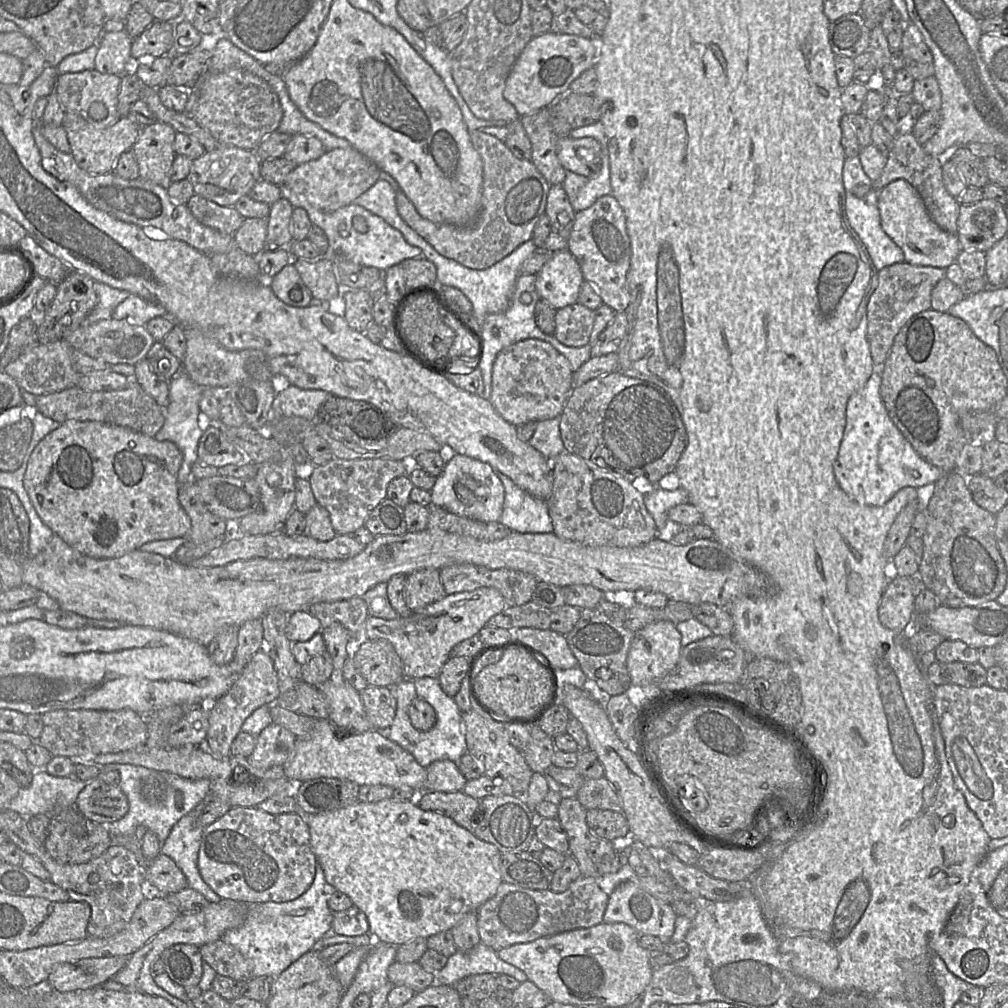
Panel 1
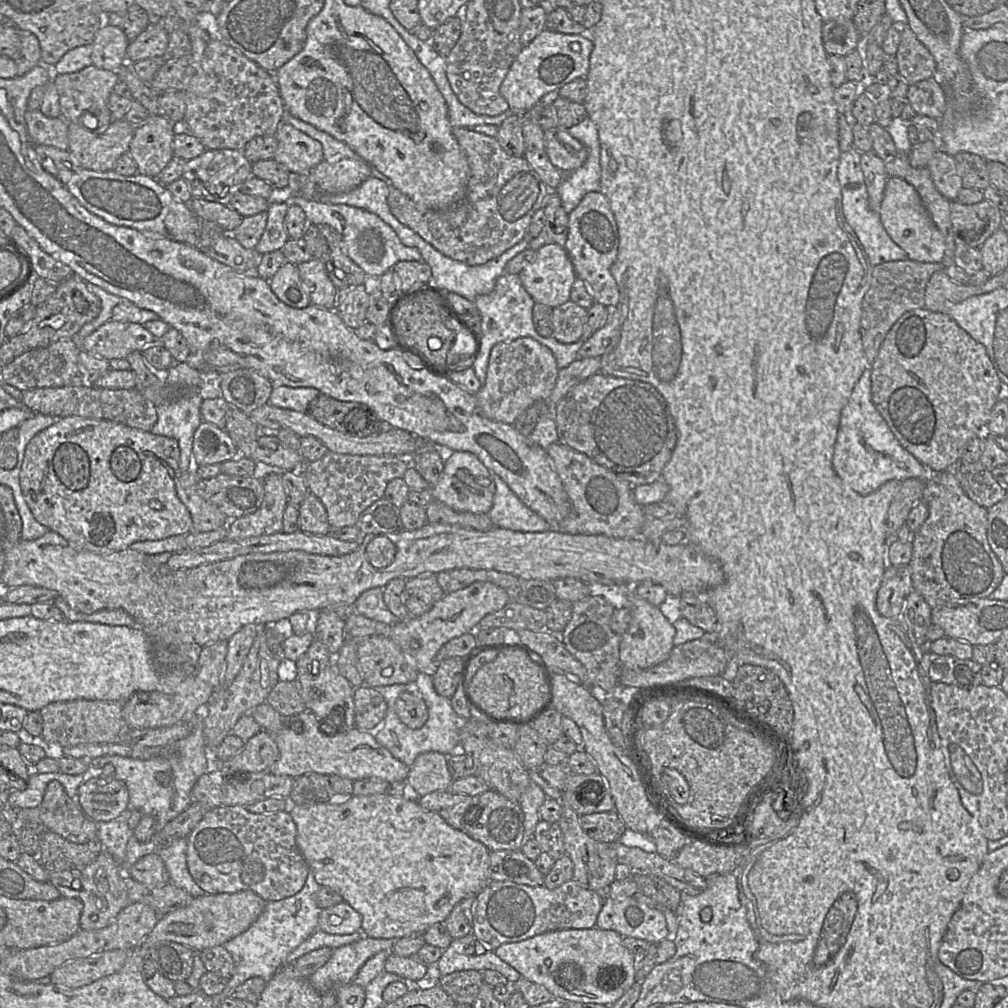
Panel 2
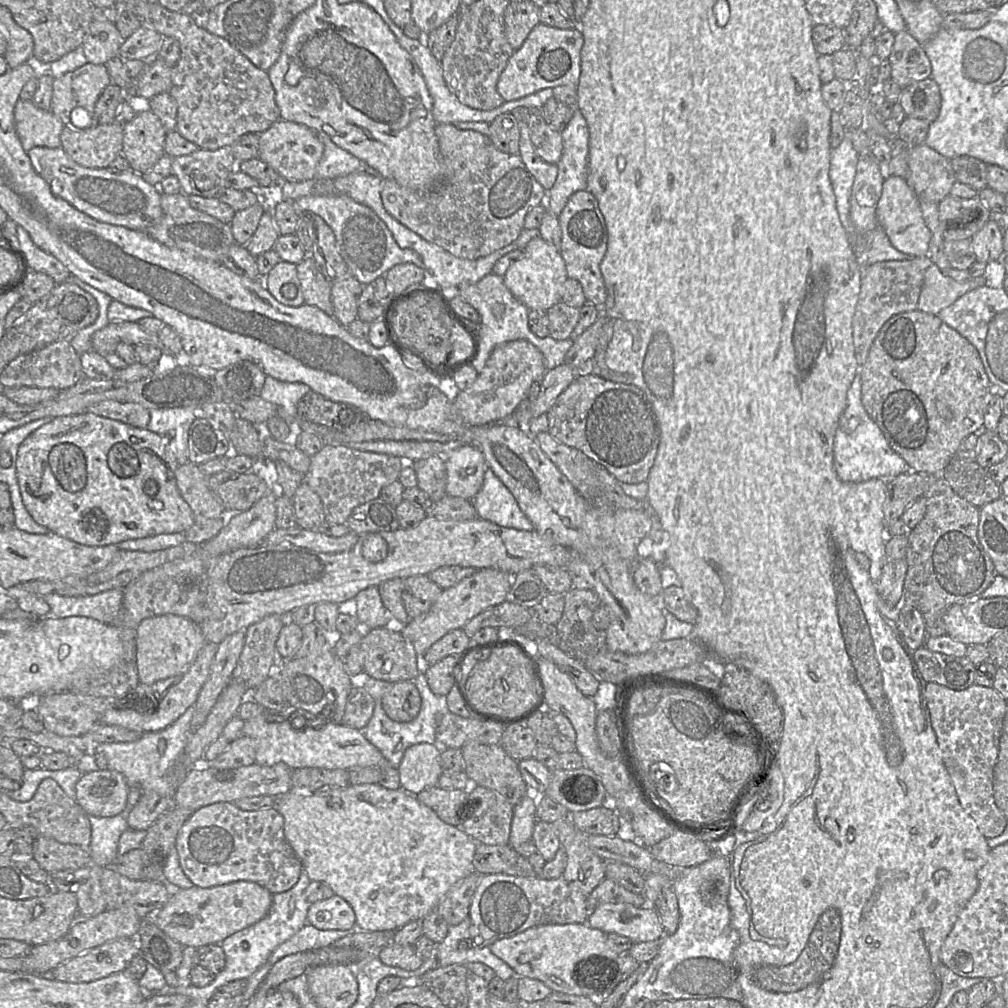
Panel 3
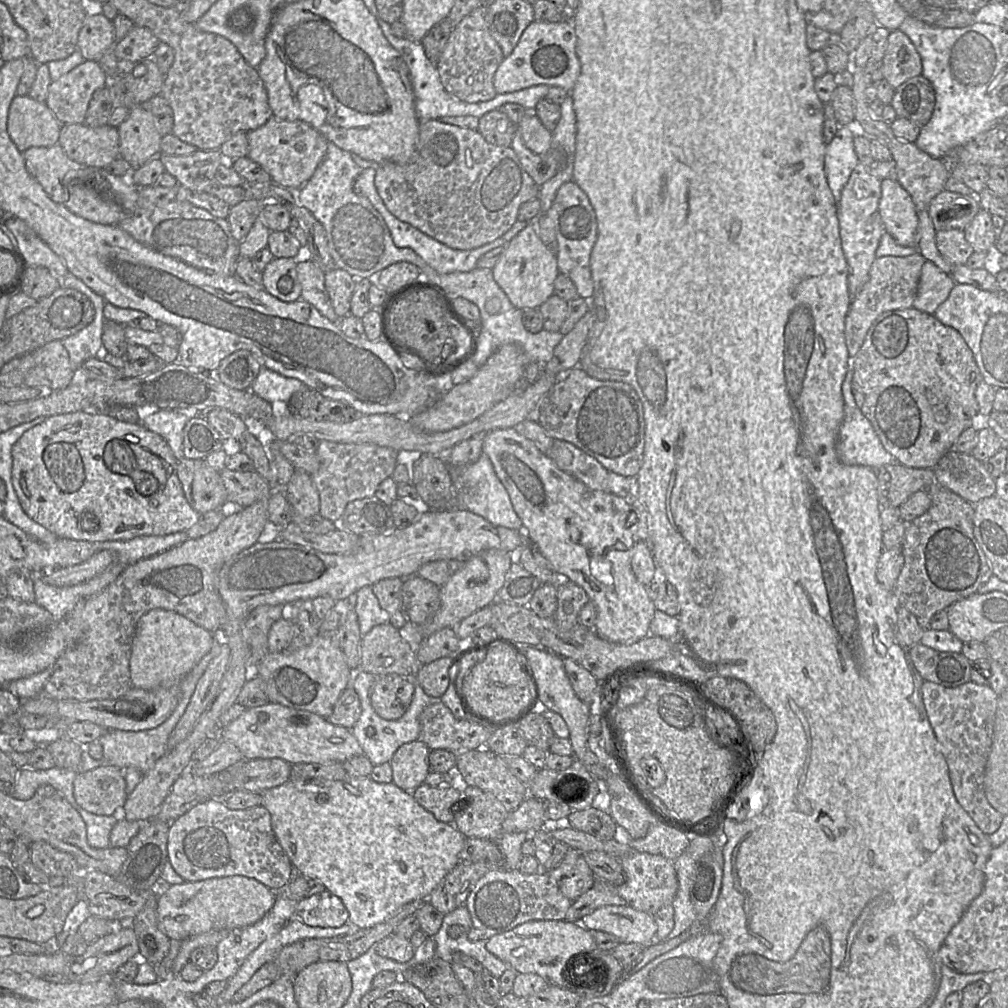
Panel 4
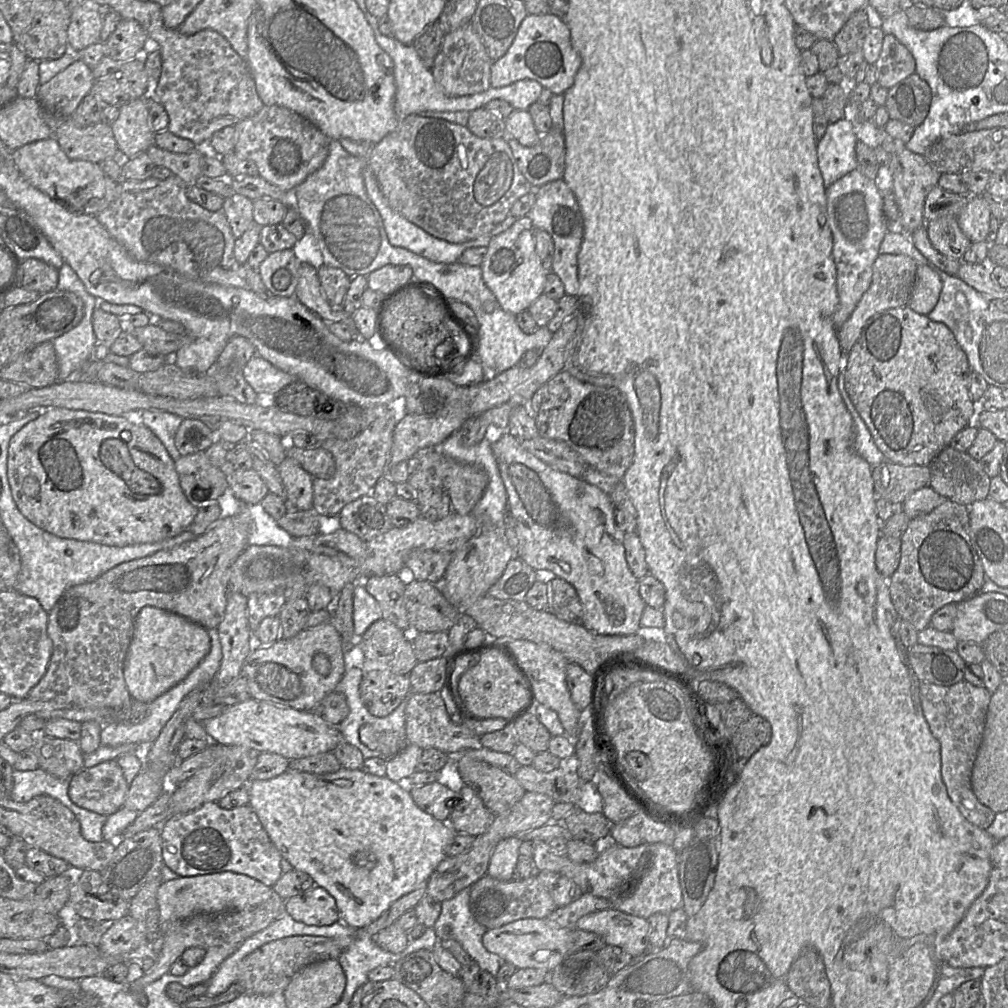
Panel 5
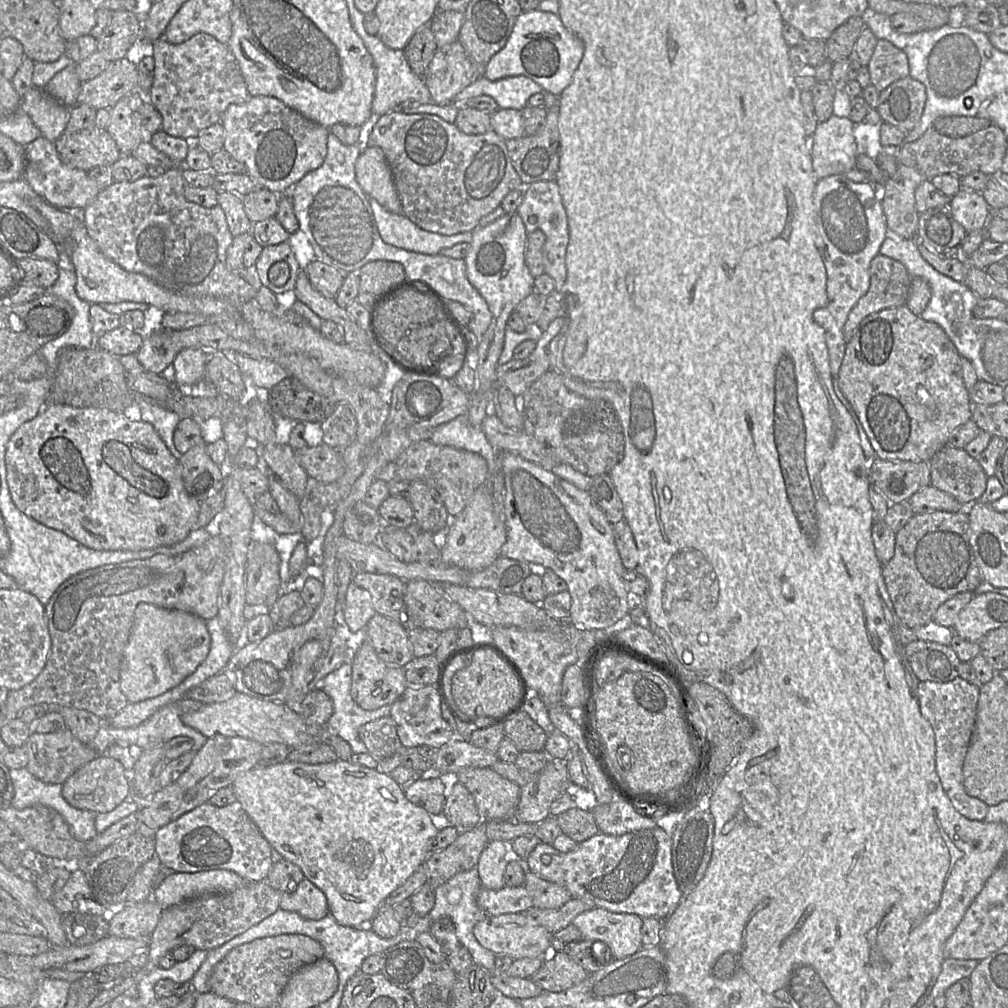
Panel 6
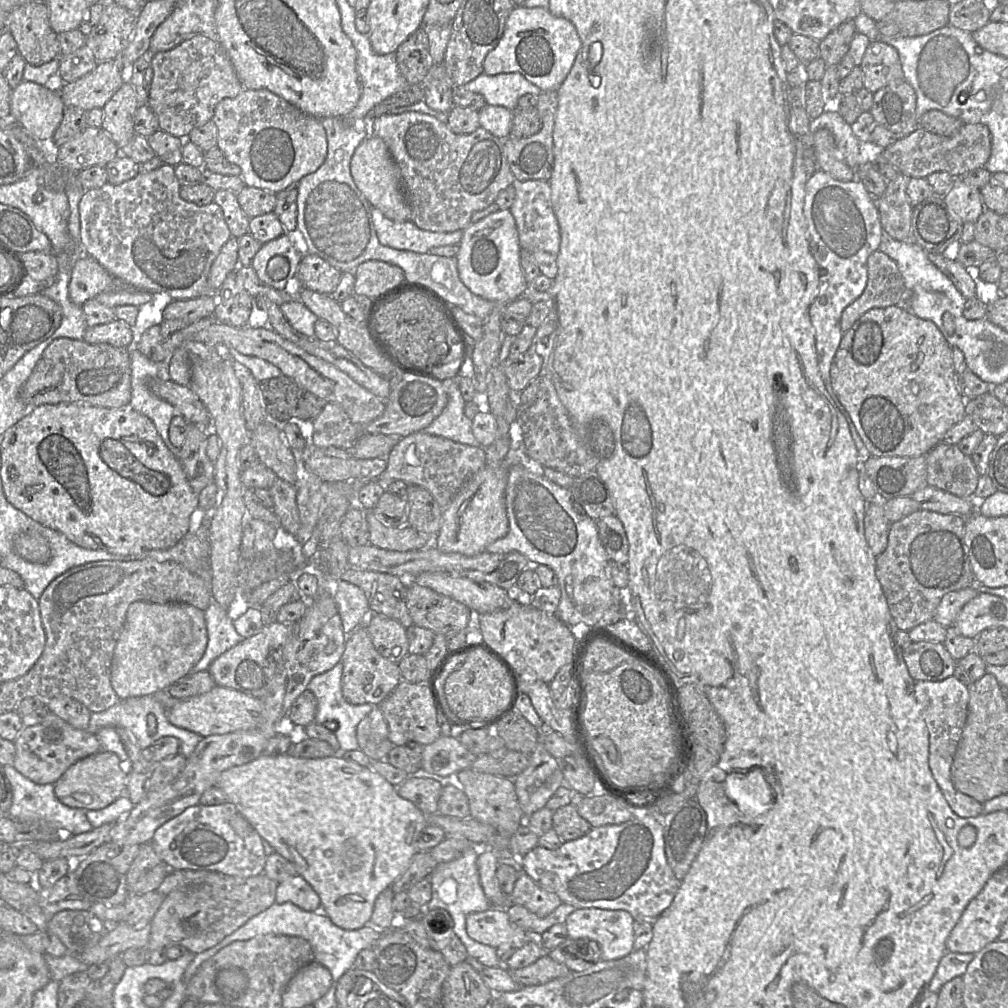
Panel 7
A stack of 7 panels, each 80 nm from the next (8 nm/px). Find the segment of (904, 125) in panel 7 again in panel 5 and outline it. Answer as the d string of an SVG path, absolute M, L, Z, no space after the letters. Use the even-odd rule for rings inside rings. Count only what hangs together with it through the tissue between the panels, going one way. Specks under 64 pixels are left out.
M914 73L888 90L884 106L890 119L917 127L928 115L931 100L930 86Z

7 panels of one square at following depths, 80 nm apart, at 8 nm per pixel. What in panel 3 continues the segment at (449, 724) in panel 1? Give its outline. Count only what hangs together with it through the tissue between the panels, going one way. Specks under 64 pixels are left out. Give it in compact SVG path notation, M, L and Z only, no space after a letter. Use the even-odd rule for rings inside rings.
M422 672L413 681L422 699L420 712L413 721L404 723L391 720L386 715L382 707L382 698L392 688L393 683L376 680L371 677L362 677L358 681L361 681L361 686L371 695L375 701L373 715L369 723L360 731L364 737L380 751L390 766L397 769L403 758L404 752L410 746L419 743L435 745L437 715L442 715L450 711L445 703L445 697L437 696L431 691L426 677Z

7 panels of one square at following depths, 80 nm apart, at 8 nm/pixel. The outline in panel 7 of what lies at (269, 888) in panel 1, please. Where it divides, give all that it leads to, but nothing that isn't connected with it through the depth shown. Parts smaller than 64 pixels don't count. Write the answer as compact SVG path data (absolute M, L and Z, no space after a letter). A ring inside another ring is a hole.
M230 802L188 807L155 831L152 846L171 870L205 870L238 877L264 873L267 858L262 837Z

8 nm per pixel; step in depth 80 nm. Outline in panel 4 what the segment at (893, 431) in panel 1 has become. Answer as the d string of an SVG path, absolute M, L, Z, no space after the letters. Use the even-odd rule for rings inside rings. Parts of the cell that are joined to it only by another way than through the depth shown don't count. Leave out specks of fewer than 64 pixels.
M849 368L842 384L844 417L838 429L836 452L839 460L846 465L867 466L879 469L895 462L895 458L884 448L871 422L861 412L852 392L853 371Z

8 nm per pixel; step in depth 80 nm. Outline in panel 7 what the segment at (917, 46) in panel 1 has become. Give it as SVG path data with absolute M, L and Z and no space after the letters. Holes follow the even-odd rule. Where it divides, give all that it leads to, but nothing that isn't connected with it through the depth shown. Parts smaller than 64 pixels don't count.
M881 40L870 42L860 67L864 88L873 94L896 80L904 79L898 51Z

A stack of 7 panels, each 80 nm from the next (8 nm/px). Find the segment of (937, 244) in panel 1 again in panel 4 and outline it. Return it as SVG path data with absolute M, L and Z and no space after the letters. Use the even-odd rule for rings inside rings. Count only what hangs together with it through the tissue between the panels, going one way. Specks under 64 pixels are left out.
M896 179L881 181L878 208L885 231L901 246L916 246L917 209L910 194Z

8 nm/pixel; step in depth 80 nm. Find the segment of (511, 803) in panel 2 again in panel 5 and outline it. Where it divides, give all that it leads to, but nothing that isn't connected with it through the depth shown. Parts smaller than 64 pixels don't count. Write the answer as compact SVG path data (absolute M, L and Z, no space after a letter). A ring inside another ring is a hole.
M464 785L462 789L457 793L455 801L449 801L448 806L453 803L451 807L451 813L449 817L449 826L456 833L468 834L473 837L477 837L485 833L495 819L495 815L486 808L478 794L467 785Z

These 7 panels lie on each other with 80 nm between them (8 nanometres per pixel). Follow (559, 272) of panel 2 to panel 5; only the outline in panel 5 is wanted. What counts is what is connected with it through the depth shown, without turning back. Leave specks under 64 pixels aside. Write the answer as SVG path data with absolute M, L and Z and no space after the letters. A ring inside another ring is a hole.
M527 216L516 219L506 231L493 236L480 268L486 286L500 307L513 315L526 311L543 294L547 271L535 250L534 226Z

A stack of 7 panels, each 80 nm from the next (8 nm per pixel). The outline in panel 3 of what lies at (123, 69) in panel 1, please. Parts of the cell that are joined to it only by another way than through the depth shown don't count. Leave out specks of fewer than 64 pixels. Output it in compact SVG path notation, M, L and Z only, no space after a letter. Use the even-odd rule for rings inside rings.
M97 16L91 23L82 46L89 63L104 65L113 57L119 56L123 41L114 23Z

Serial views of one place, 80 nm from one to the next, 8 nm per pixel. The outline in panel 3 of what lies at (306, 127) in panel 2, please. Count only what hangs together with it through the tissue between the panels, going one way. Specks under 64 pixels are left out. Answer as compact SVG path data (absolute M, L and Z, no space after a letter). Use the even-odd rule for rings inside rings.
M316 132L324 144L324 153L317 167L318 178L335 179L360 172L361 160L337 146L324 132Z

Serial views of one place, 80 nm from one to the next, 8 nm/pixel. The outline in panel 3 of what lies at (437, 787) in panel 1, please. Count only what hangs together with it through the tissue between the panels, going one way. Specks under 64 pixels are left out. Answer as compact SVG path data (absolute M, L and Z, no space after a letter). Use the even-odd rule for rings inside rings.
M419 743L406 749L397 768L404 791L417 795L427 788L437 786L439 777L443 774L440 765L442 749L449 748Z

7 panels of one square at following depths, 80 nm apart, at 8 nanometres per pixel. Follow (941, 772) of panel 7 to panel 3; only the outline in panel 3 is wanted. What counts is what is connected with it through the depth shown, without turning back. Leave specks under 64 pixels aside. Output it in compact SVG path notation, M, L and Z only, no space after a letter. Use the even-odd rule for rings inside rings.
M926 683L924 696L943 763L953 782L962 808L976 822L978 829L986 839L1001 835L1006 827L1007 817L999 810L994 800L993 771L999 752L1007 700L993 687L975 684L964 690L953 690L937 683Z

